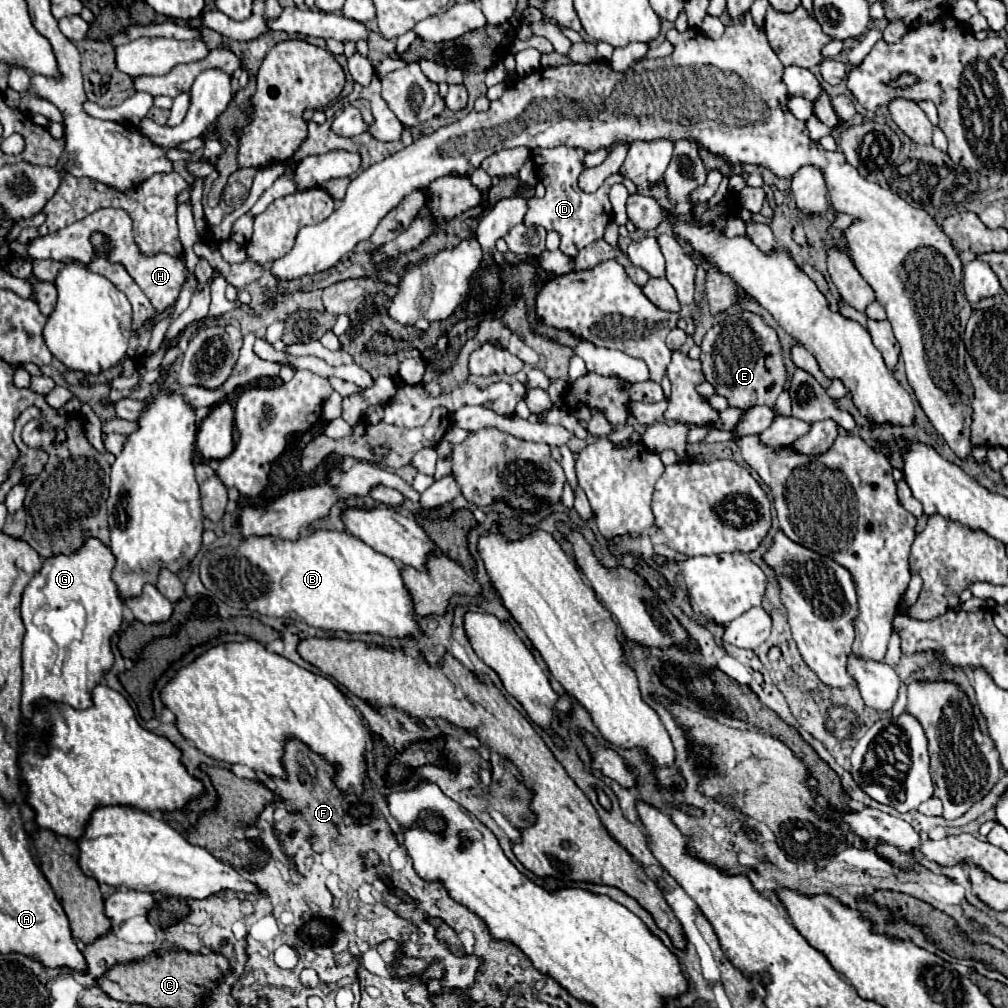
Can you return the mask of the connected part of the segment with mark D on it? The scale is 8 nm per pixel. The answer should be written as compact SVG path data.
M556 146L556 148L542 148L542 150L532 150L532 160L536 164L536 176L546 188L546 196L542 200L528 200L528 210L524 216L526 226L542 226L546 230L554 230L560 234L560 250L574 258L584 246L592 244L594 240L600 240L606 228L606 222L612 220L612 204L608 200L608 190L614 182L624 182L630 194L636 192L634 182L622 178L620 174L612 174L610 178L604 180L604 184L592 192L586 194L578 188L578 176L584 170L582 158L586 150L580 148L568 148L568 146Z

